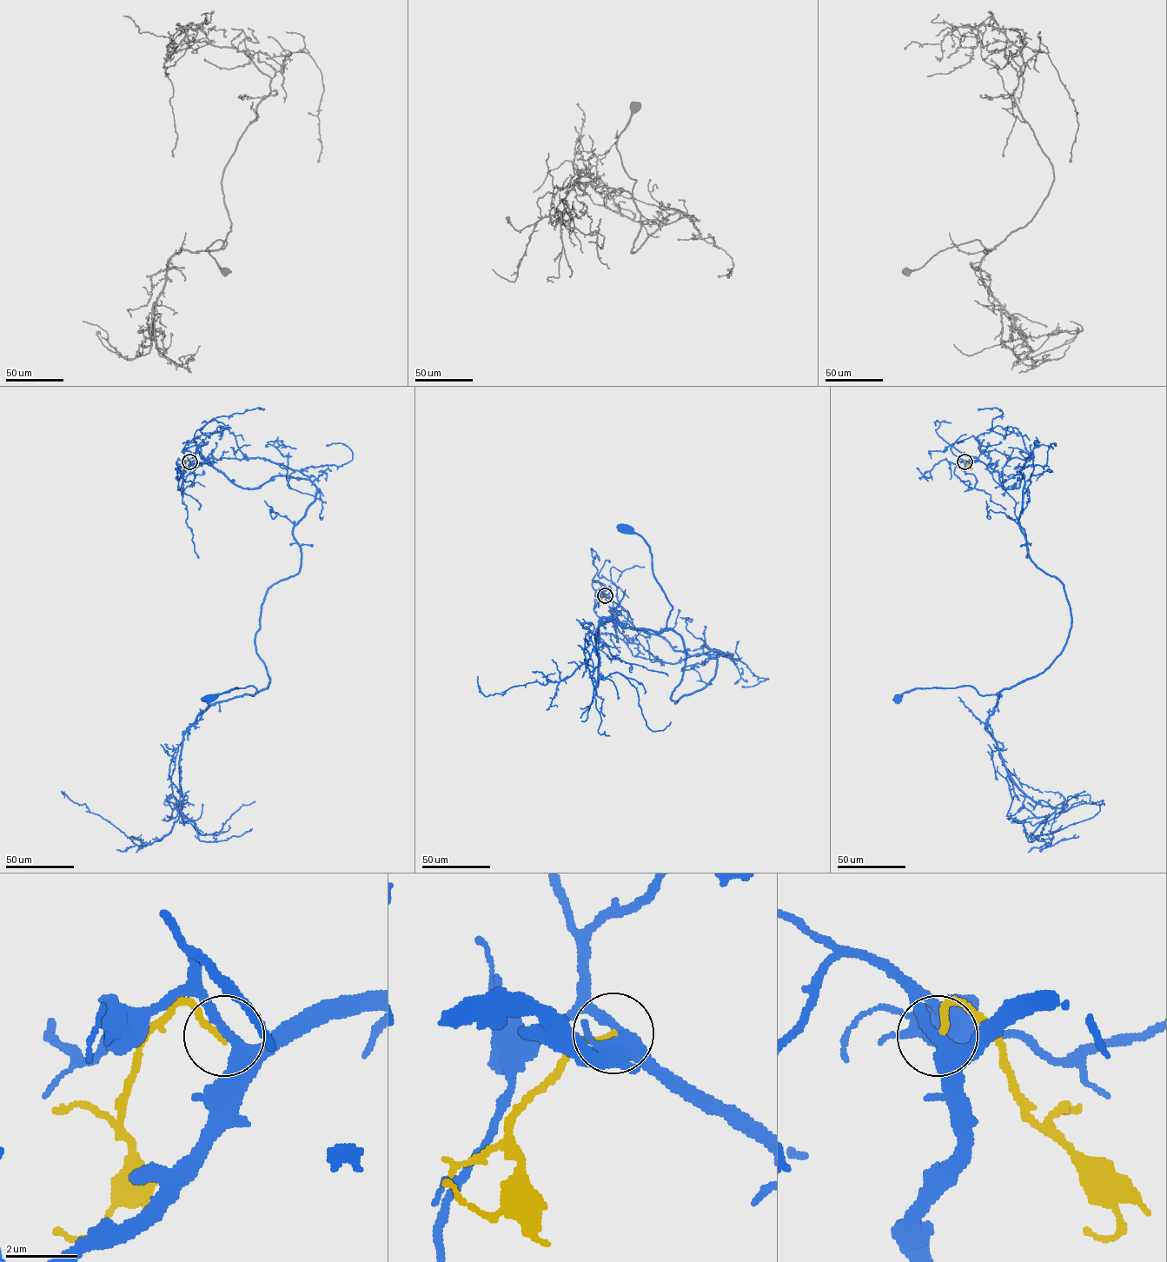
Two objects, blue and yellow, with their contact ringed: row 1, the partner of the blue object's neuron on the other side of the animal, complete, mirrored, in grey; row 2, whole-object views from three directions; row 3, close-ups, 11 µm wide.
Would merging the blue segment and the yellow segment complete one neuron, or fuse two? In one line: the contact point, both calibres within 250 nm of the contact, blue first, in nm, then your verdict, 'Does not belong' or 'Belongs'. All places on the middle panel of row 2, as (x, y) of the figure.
Place: (605, 595). Thickness 340 nm (blue) against 200 nm. Does not belong

